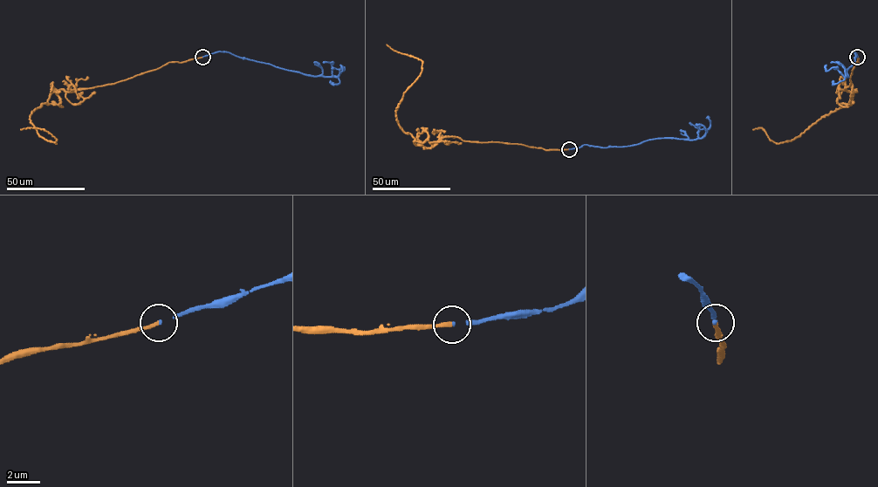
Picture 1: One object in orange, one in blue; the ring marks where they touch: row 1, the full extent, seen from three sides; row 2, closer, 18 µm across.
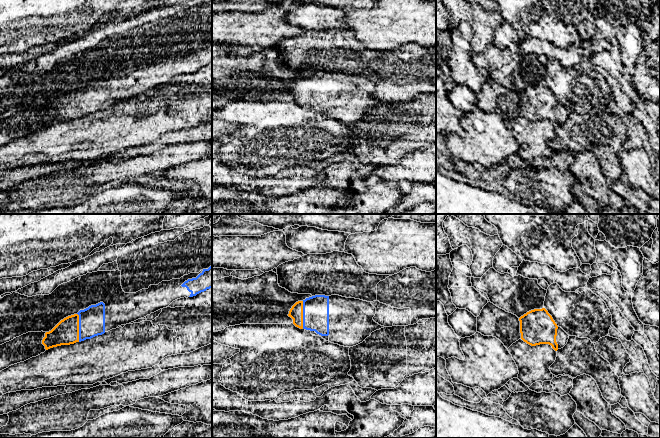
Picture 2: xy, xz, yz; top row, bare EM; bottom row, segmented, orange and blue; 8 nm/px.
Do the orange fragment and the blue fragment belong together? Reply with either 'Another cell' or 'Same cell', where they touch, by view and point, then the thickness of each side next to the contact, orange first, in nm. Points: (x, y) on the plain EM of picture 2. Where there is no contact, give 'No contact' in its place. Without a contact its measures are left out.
Same cell. Touches orange at xy (78, 103). Thickness 200 nm (orange) against 200 nm

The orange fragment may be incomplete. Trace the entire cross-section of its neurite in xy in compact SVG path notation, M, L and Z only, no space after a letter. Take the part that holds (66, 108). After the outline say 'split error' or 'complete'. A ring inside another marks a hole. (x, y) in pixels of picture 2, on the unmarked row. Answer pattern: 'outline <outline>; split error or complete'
outline M100 78L61 96L51 107L45 109L42 120L48 126L91 115L104 109L105 80Z; split error

